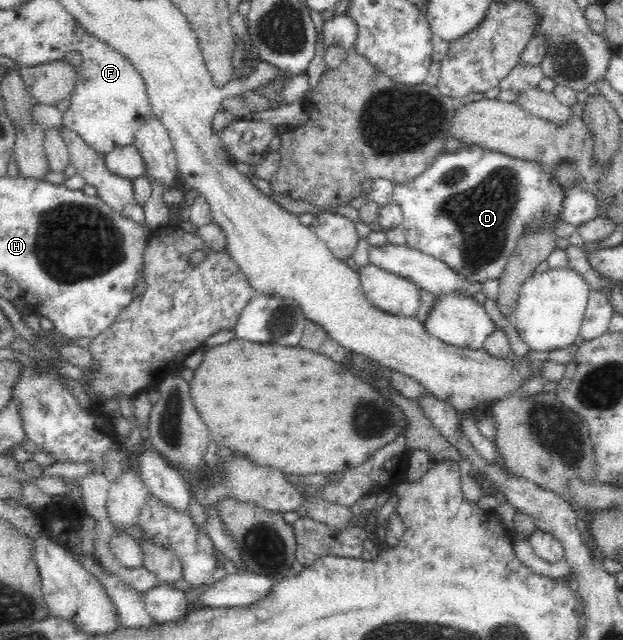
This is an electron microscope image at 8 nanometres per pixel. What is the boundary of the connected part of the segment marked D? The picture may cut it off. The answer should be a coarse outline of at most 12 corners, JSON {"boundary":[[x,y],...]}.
{"boundary":[[480,145],[394,185],[405,245],[469,283],[560,219],[538,162]]}

